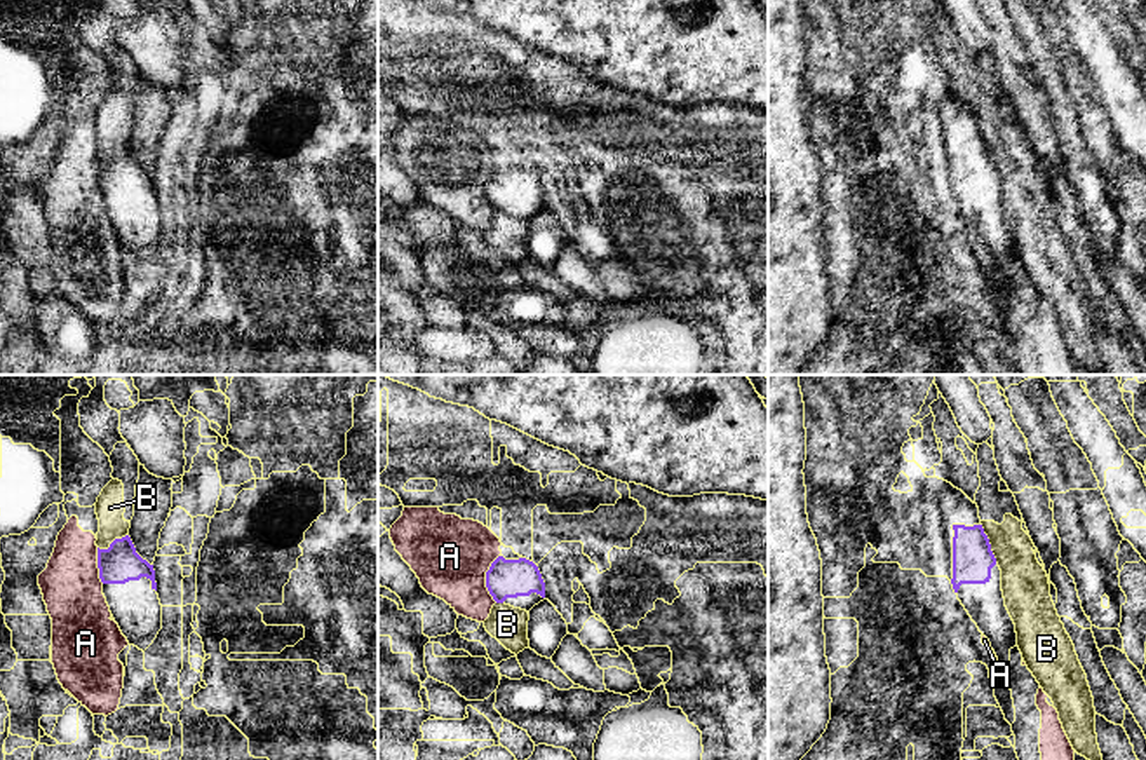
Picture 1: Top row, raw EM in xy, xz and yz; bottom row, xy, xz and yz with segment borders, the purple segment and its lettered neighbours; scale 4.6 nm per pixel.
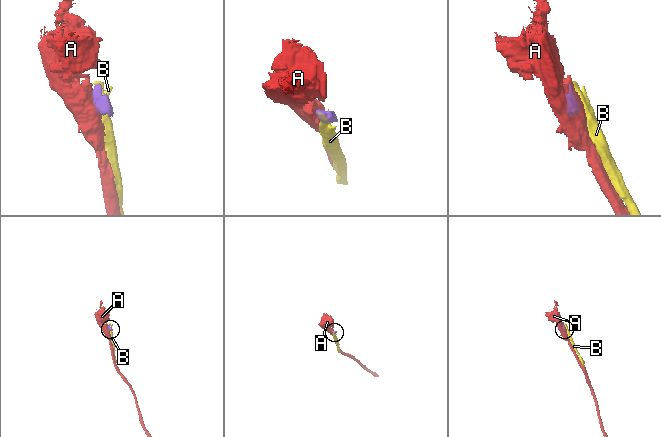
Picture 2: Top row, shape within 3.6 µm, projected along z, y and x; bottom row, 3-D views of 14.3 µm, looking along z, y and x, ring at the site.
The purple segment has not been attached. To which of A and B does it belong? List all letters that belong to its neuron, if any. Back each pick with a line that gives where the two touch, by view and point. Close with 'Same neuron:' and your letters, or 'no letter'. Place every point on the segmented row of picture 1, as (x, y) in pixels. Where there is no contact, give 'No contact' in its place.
Same neuron: no letter

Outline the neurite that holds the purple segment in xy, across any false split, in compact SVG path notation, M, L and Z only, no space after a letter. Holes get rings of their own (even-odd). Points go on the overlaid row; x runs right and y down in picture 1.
M129 535L108 549L98 547L98 568L110 612L129 645L146 650L162 629L162 605L155 570L143 560Z

